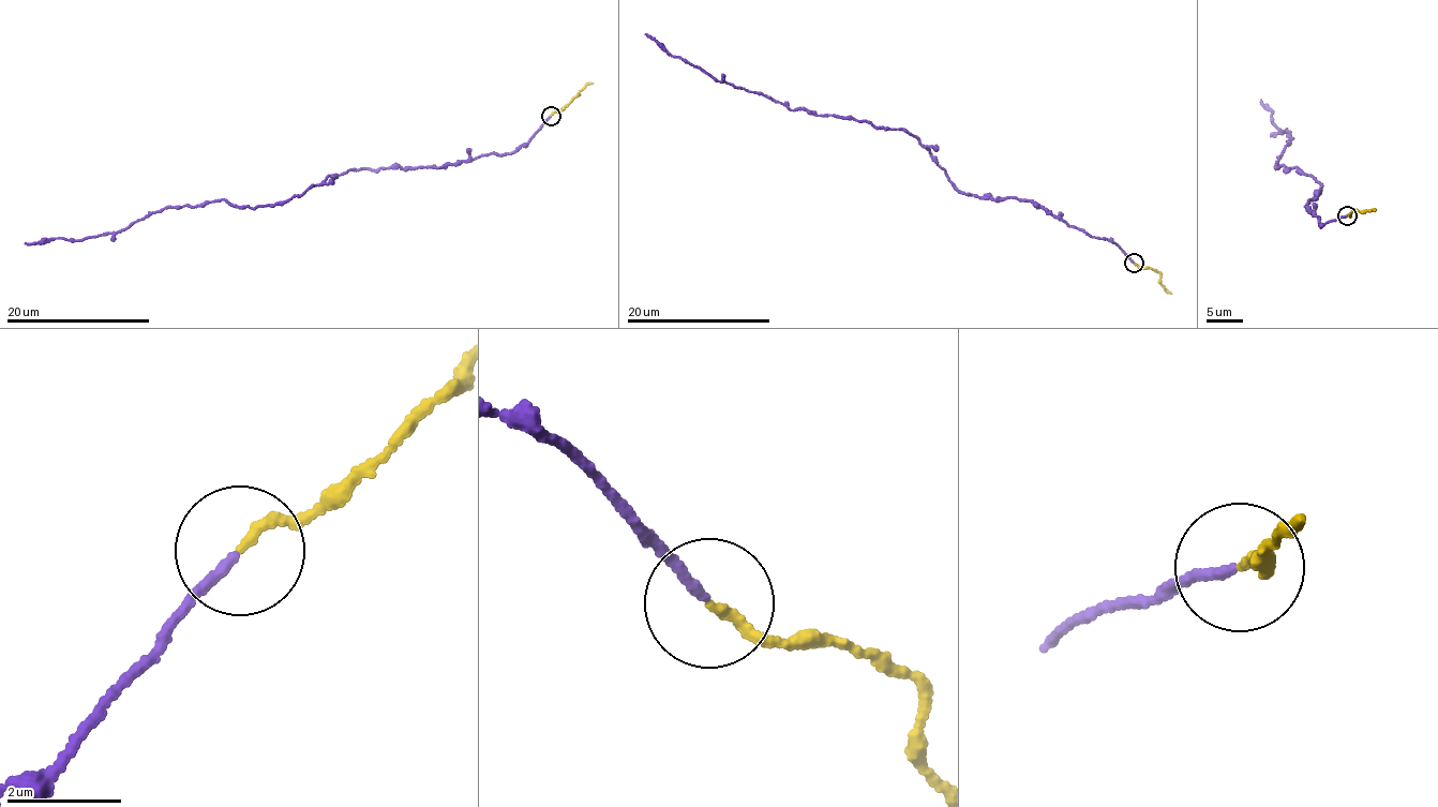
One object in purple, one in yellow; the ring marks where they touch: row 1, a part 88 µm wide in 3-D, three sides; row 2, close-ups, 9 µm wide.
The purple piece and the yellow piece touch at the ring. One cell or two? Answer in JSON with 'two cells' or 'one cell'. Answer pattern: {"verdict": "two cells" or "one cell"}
{"verdict": "one cell"}

